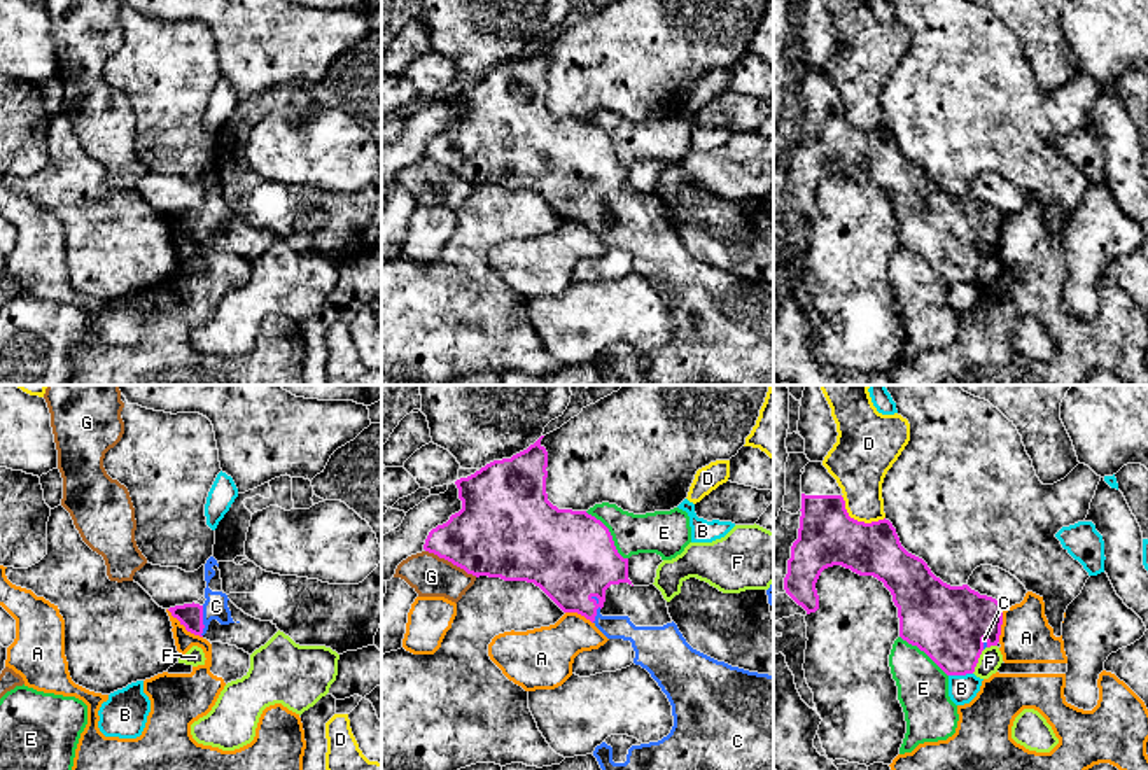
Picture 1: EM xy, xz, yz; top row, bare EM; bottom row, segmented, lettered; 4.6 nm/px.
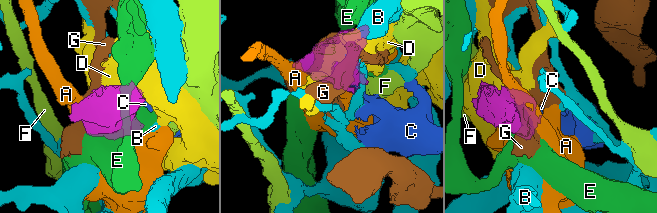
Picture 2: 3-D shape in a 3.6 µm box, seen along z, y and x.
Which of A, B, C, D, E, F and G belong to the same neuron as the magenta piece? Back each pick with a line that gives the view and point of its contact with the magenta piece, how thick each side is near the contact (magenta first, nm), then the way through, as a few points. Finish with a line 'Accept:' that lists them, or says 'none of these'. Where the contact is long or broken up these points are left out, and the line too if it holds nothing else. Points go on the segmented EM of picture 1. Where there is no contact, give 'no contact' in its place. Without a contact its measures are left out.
C: contact xz (597, 608); calibres 380 and 110 nm; way xz (574, 559), (576, 583), (597, 608), (613, 627)
Accept: C

